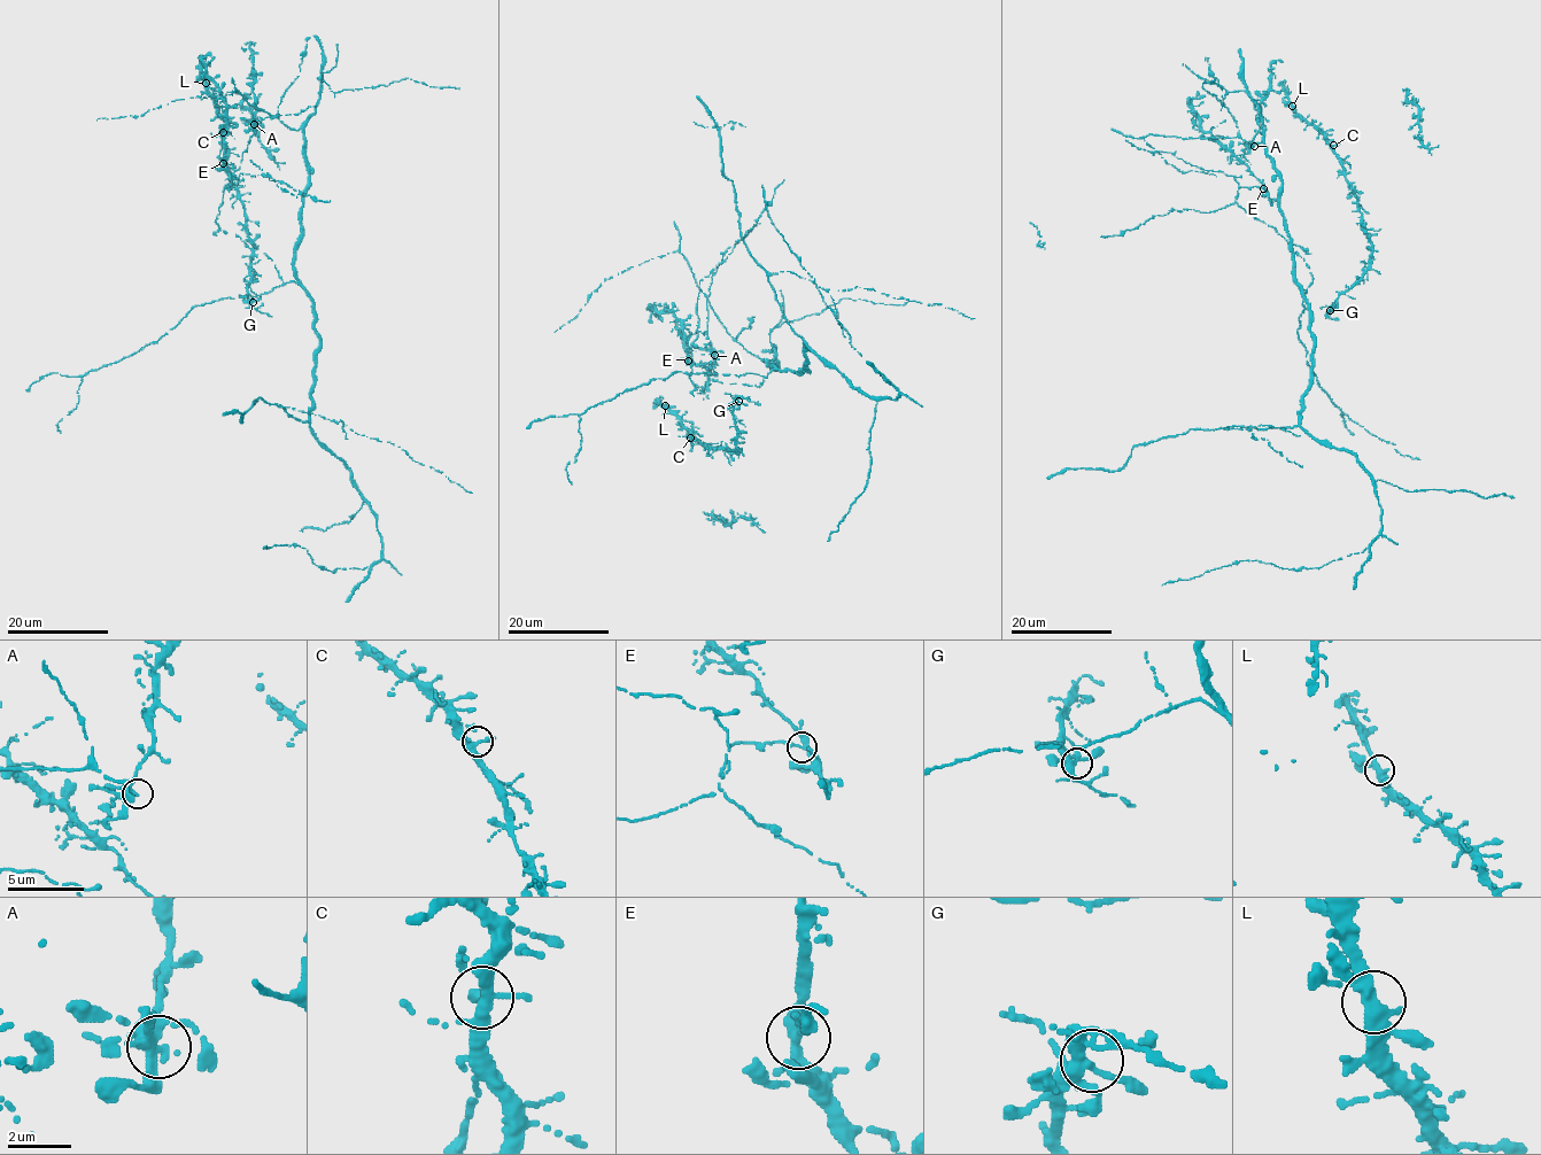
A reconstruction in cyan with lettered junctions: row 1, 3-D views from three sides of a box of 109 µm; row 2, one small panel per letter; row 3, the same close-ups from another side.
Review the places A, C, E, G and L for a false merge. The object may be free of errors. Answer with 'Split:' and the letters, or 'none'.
Split: E

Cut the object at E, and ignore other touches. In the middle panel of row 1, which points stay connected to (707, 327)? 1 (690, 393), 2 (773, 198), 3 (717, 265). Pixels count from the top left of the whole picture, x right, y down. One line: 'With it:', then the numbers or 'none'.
With it: 1, 2, 3

